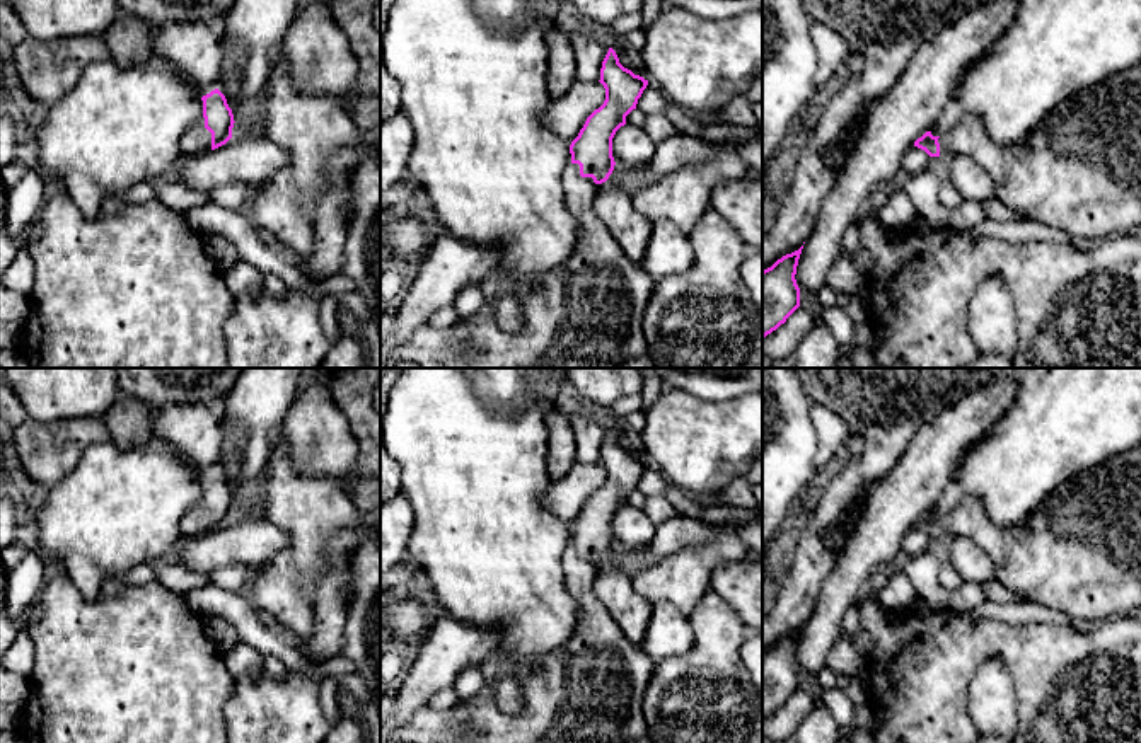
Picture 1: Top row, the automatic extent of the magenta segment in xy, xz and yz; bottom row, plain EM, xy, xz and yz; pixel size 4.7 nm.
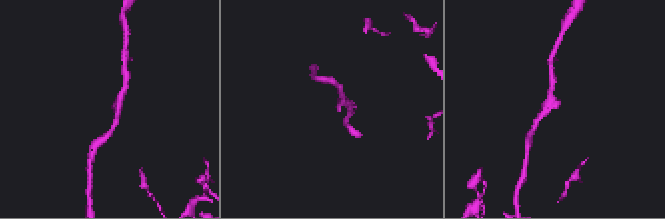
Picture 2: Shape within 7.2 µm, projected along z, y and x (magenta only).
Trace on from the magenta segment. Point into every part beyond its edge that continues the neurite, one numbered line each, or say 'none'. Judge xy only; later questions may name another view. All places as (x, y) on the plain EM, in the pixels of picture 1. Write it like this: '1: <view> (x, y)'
1: xy (196, 522)

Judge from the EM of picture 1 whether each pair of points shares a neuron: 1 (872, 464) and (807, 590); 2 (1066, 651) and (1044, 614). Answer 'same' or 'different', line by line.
1: same
2: different

